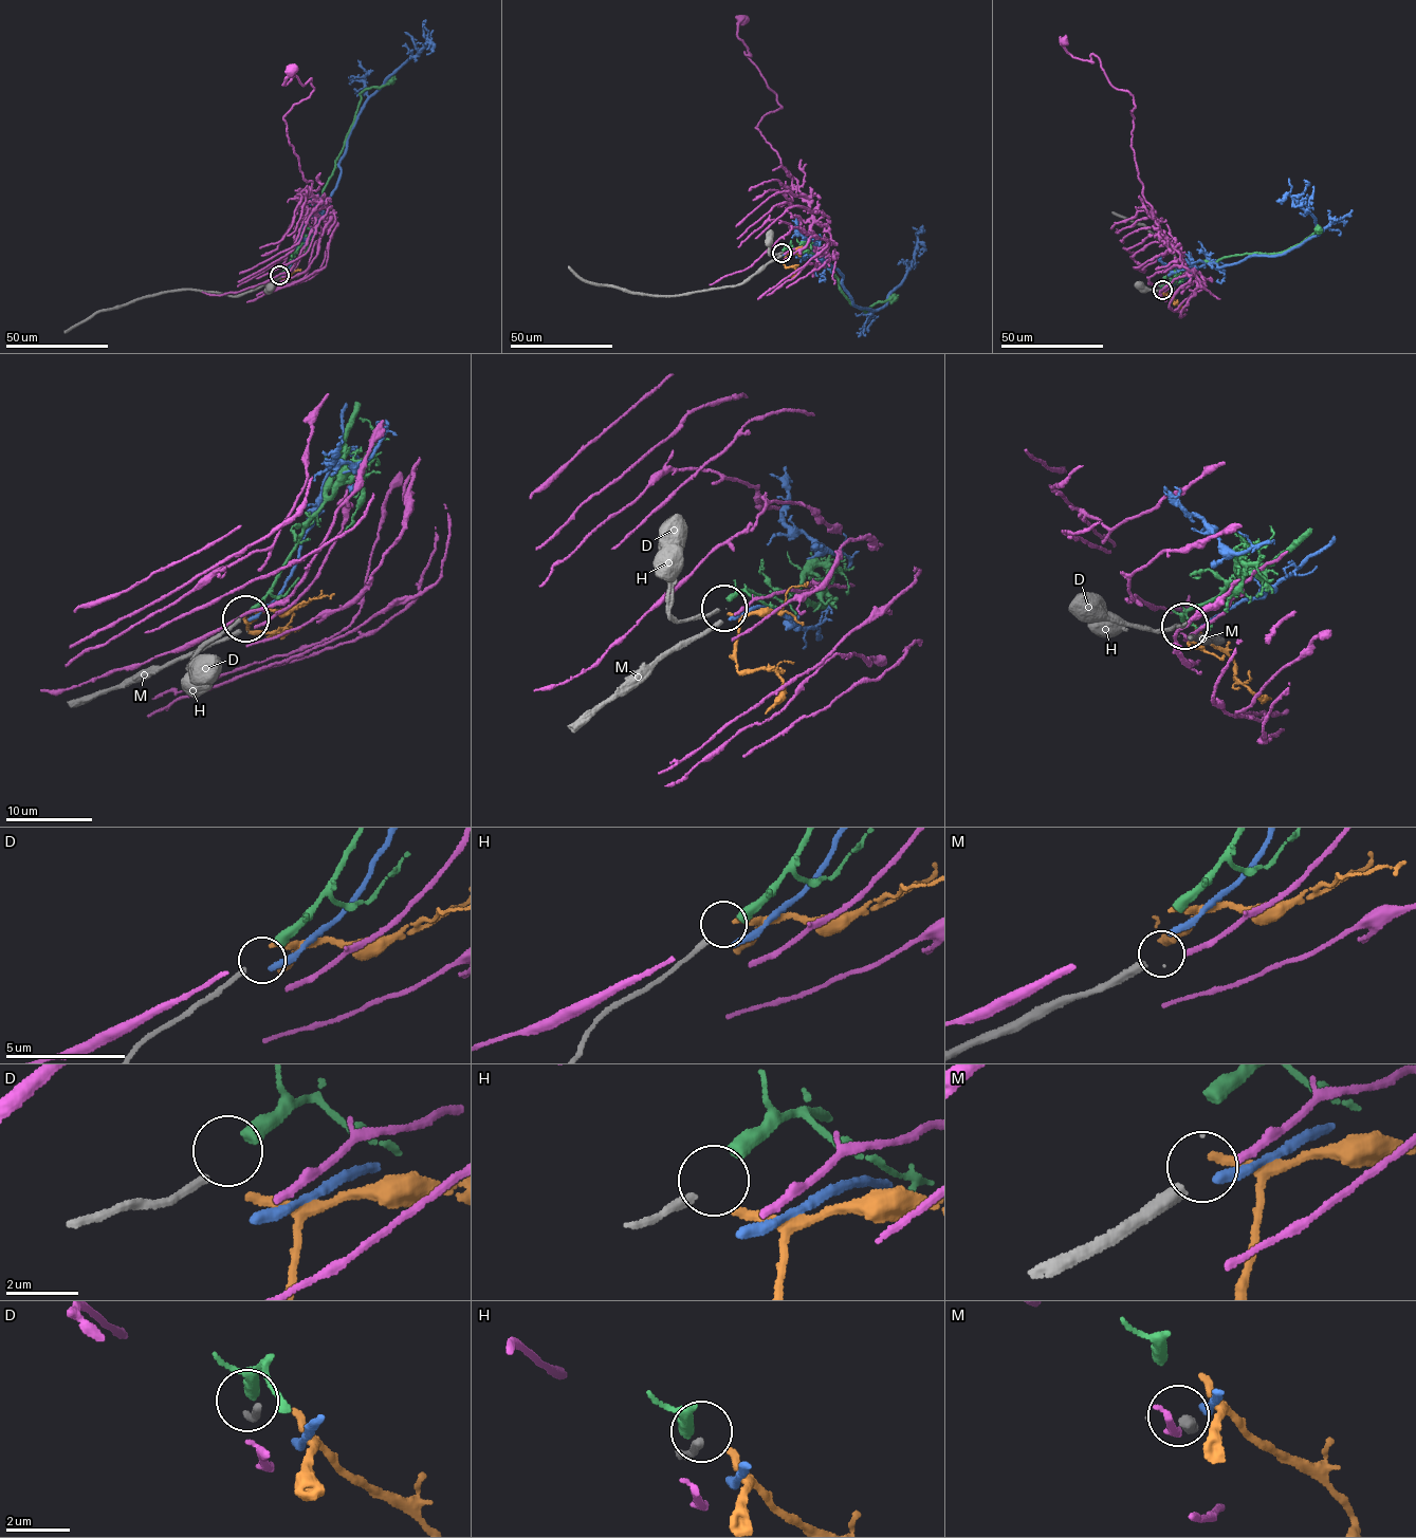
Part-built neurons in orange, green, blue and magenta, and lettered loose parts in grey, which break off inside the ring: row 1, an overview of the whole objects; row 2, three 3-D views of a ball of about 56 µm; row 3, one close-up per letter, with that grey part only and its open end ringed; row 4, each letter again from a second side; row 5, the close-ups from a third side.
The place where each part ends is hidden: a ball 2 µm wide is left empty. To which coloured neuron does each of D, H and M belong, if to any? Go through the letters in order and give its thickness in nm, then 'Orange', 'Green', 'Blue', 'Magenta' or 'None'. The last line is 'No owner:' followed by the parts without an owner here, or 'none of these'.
D: Thickness 220 nm. Green
H: Thickness 240 nm. None
M: Thickness 360 nm. None
No owner: H, M

